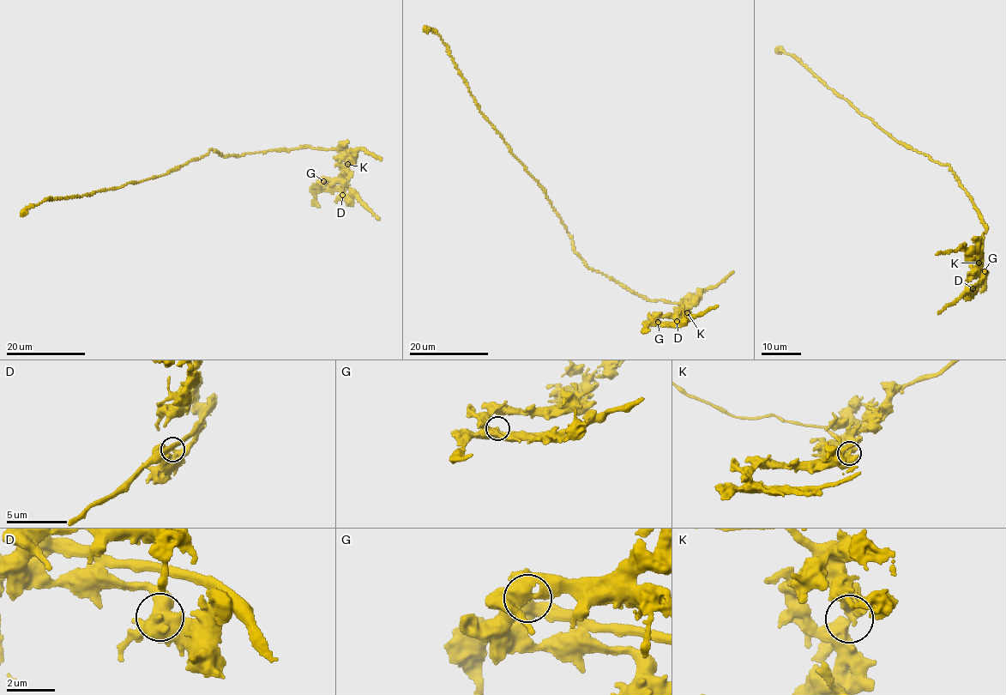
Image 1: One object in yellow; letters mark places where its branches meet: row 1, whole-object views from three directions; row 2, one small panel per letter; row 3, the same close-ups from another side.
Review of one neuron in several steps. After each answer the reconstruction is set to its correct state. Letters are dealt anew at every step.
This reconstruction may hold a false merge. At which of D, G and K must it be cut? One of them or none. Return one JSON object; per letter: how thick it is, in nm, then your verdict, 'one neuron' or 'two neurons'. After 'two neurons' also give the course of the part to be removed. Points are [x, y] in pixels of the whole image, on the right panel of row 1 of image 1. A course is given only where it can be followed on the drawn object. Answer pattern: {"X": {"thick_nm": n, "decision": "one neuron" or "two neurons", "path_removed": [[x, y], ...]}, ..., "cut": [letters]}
{"D": {"thick_nm": 440, "decision": "one neuron"}, "G": {"thick_nm": 480, "decision": "one neuron"}, "K": {"thick_nm": 420, "decision": "two neurons", "path_removed": [[978, 263], [987, 228], [948, 165], [906, 148], [839, 97], [795, 57], [780, 47], [775, 51]]}, "cut": ["K"]}

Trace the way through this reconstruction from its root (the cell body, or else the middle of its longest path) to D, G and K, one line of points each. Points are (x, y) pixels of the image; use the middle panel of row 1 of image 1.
D: (571, 240), (590, 268), (649, 300), (683, 307), (684, 315), (655, 320), (674, 325), (677, 321)
G: (571, 240), (576, 253), (590, 268), (649, 300), (677, 303), (686, 311), (684, 315), (656, 317), (658, 322)
K: (571, 240), (576, 253), (590, 268), (649, 300), (677, 303), (687, 312)

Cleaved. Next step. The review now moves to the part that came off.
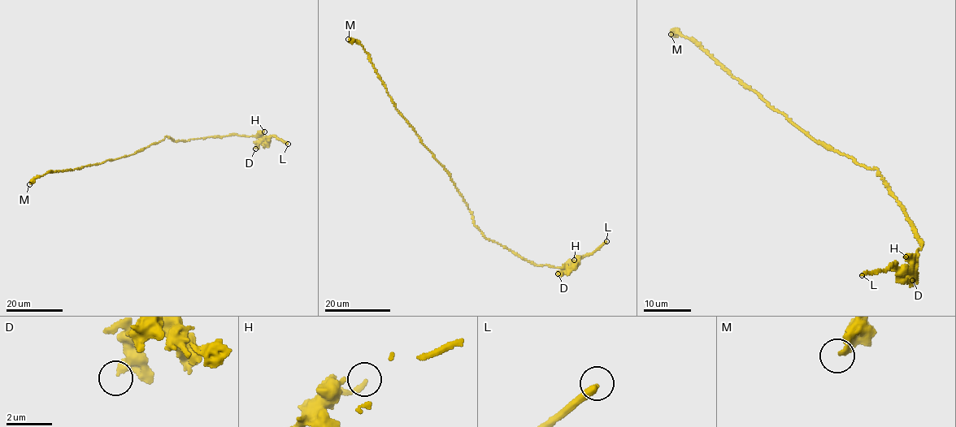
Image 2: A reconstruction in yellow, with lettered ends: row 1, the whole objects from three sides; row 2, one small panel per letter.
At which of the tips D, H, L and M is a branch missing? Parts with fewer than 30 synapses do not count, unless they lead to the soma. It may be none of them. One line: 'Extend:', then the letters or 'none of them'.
Extend: L

